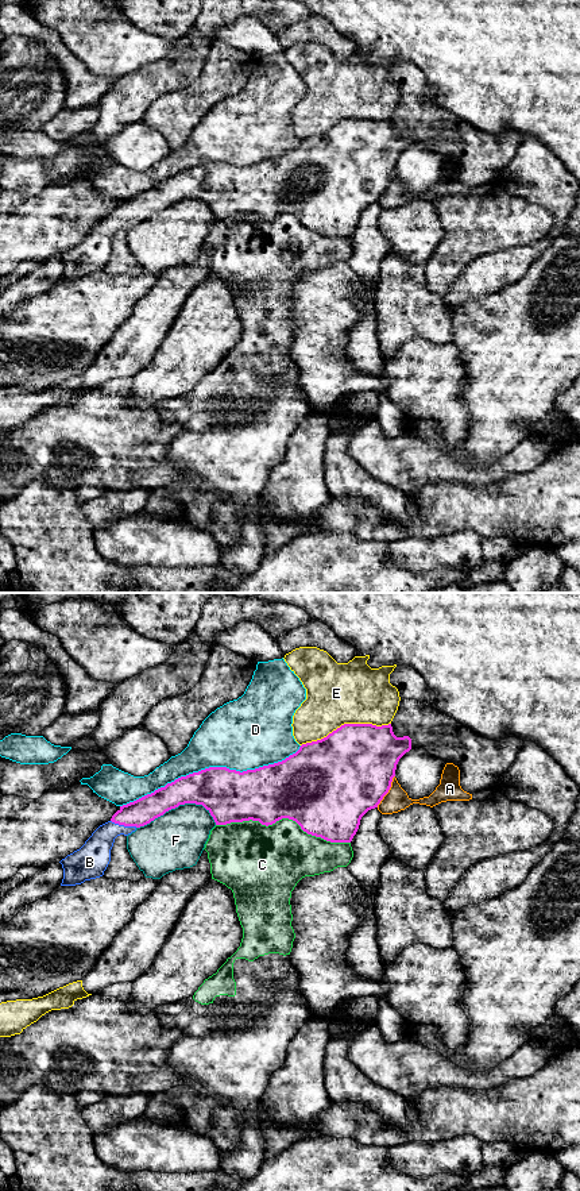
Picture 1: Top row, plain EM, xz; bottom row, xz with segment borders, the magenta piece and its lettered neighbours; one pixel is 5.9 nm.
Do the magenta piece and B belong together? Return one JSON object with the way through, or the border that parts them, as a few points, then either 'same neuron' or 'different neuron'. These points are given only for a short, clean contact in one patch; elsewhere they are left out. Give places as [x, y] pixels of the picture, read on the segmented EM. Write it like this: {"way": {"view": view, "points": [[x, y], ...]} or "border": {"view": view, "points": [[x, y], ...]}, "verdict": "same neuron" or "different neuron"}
{"way": {"view": "xz", "points": [[146, 809], [136, 813], [124, 825], [95, 855]]}, "verdict": "same neuron"}

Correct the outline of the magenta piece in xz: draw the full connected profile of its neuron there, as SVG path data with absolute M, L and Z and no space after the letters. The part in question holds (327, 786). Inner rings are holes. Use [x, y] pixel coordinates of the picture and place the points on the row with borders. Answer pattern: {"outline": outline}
{"outline": "M344 724L326 737L302 744L282 762L255 770L236 771L209 767L181 776L165 787L120 806L112 818L100 825L85 844L59 863L63 868L61 886L76 886L104 875L115 839L128 836L166 812L185 803L202 805L216 825L259 821L272 825L282 818L295 821L308 835L330 843L351 843L361 817L378 808L391 787L399 759L411 749L409 736L397 737L391 724Z"}

